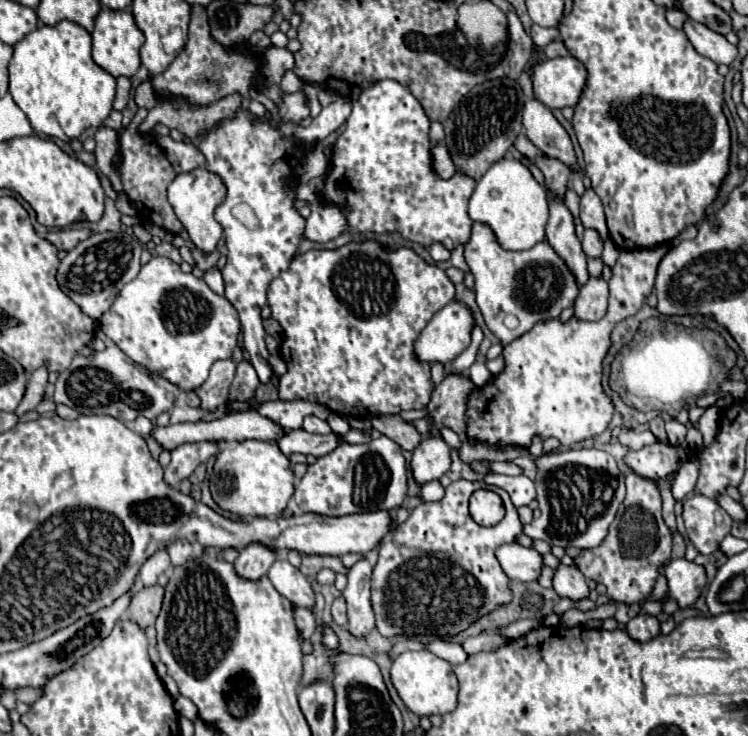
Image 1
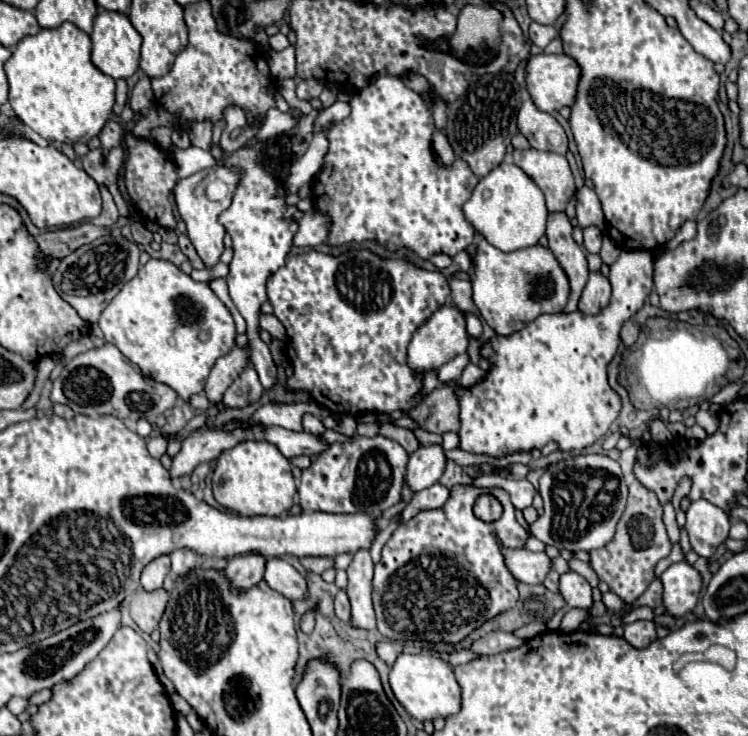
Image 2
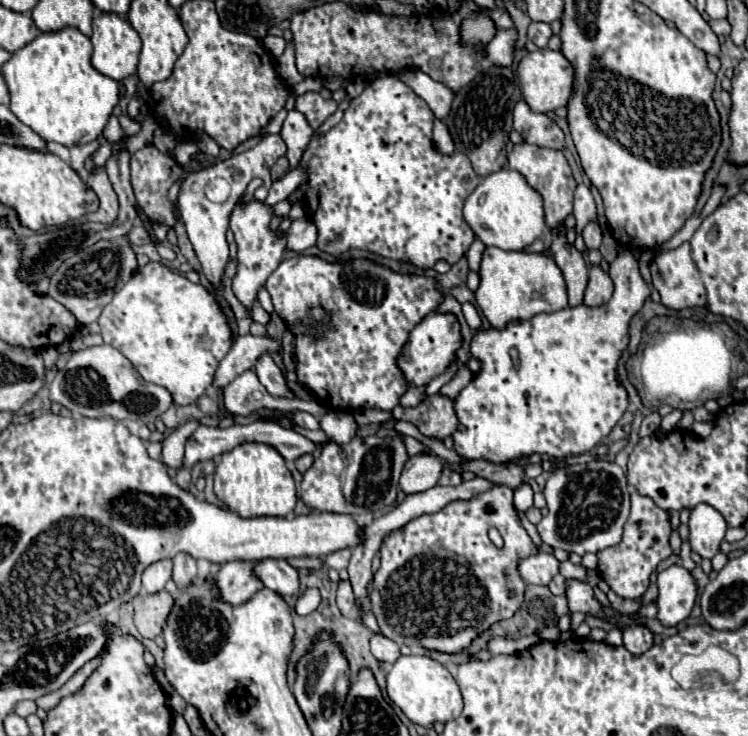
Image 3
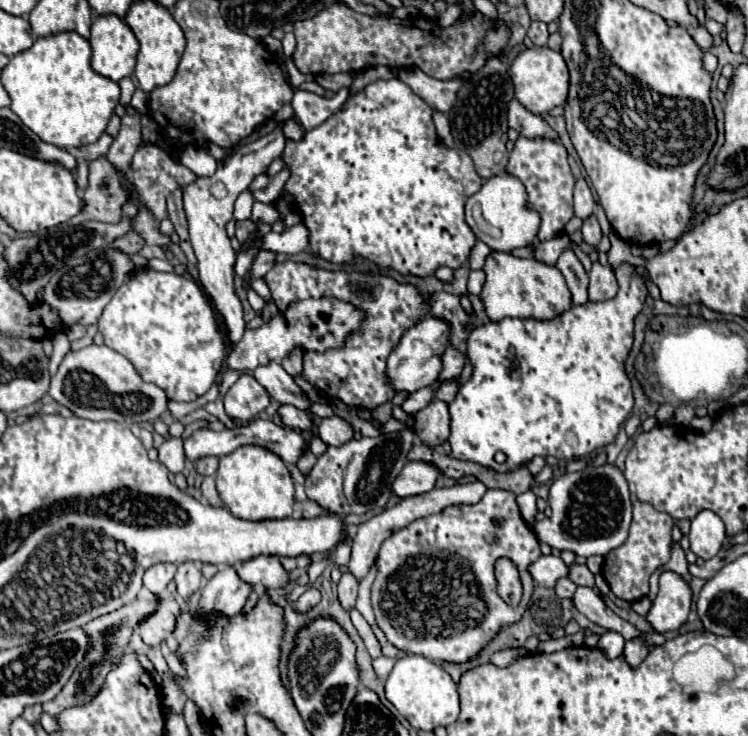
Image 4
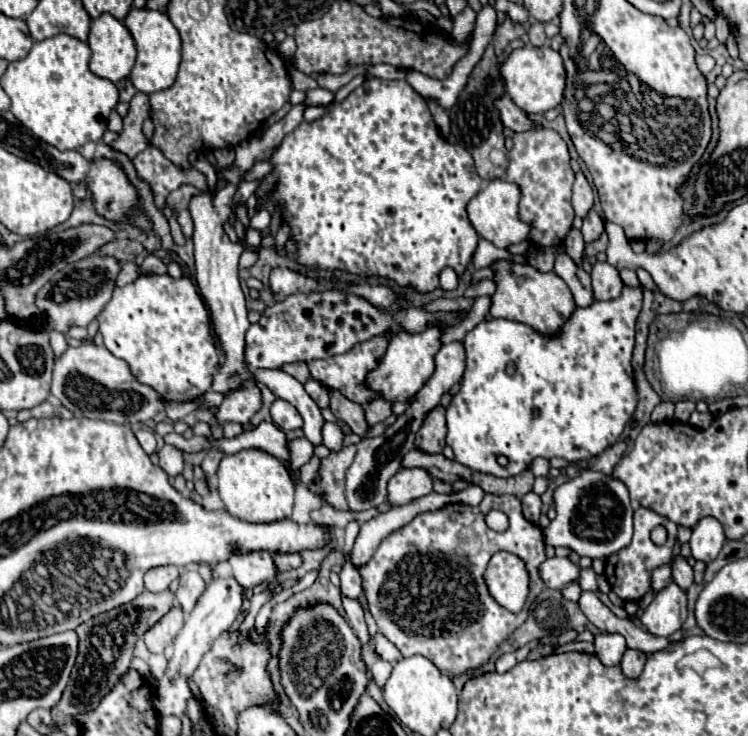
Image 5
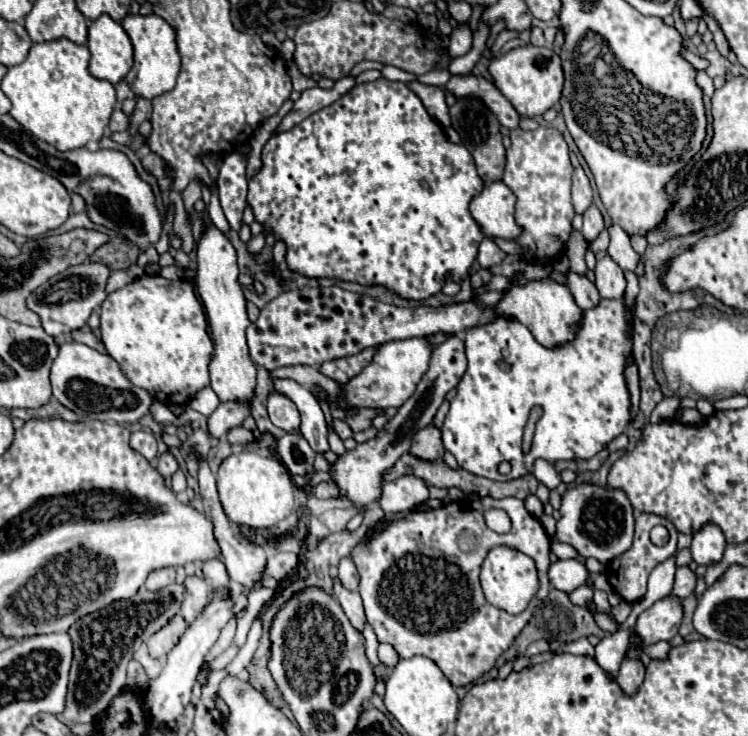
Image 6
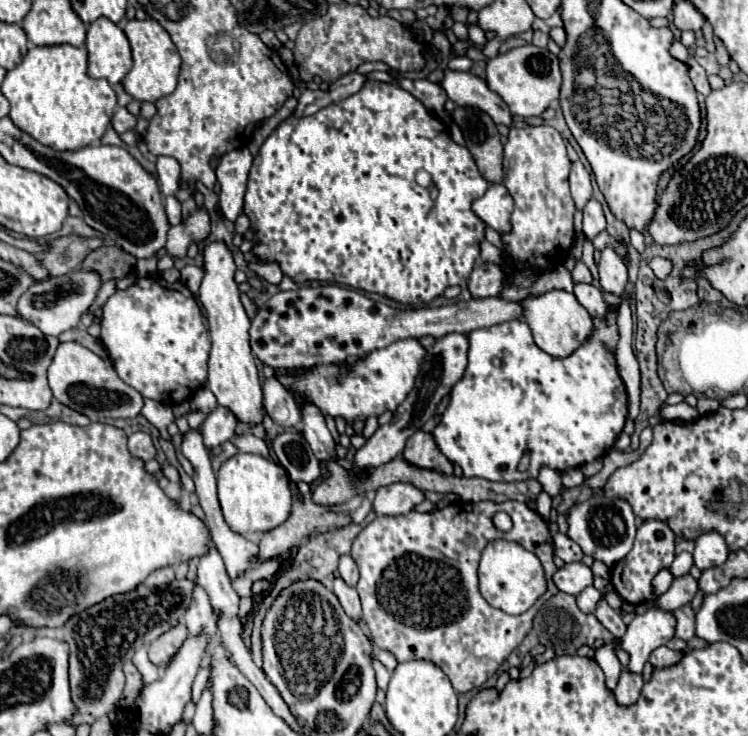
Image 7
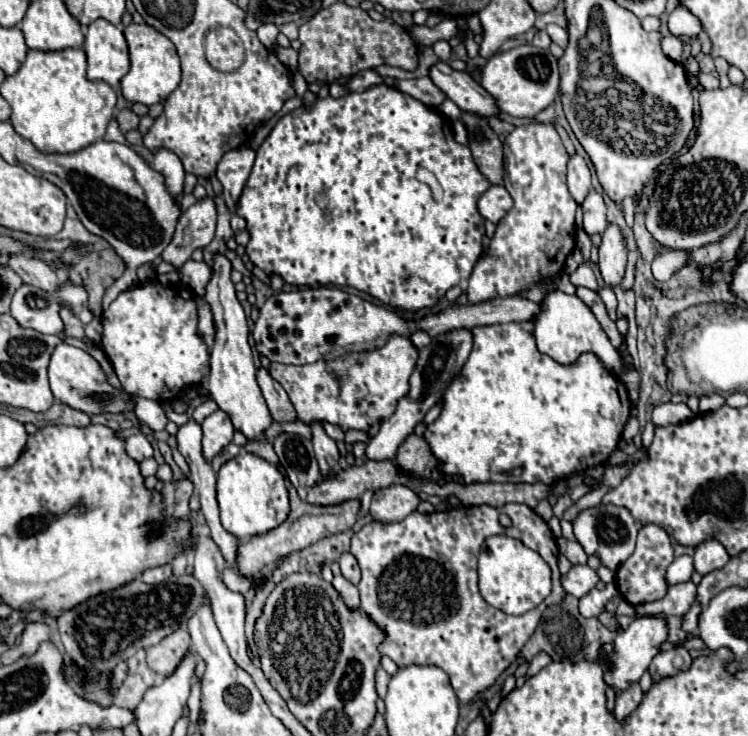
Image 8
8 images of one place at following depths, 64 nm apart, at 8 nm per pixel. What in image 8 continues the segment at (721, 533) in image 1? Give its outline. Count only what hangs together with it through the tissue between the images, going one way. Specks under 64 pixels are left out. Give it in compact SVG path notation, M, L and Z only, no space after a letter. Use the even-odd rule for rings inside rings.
M704 540L702 544L696 546L696 554L694 554L694 568L704 576L712 570L722 568L726 562L730 560L726 548L716 540Z

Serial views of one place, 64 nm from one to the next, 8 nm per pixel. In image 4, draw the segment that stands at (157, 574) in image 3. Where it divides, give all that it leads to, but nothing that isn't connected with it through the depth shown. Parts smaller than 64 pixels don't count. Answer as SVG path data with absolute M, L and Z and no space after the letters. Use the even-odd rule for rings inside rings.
M170 562L150 566L150 568L144 572L144 586L146 586L152 594L160 596L160 594L166 590L168 582L174 580L174 574L176 574L176 566L170 564Z

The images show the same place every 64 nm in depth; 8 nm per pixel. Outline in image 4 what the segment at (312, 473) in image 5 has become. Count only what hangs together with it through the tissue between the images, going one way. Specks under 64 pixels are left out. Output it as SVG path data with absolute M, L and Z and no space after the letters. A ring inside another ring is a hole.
M309 451L299 458L296 465L298 469L303 473L303 475L307 476L308 472L310 472L316 462L317 458L311 451Z

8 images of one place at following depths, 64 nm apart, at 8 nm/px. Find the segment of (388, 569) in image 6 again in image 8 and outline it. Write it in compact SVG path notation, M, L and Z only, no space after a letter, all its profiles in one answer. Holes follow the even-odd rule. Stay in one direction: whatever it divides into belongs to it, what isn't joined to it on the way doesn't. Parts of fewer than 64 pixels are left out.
M508 504L508 506L458 506L442 512L432 514L420 514L412 512L402 522L368 522L360 532L352 536L352 550L354 558L358 560L358 566L362 570L362 580L358 582L360 600L362 600L362 612L384 630L384 642L380 644L380 654L390 656L400 668L408 664L432 664L442 668L450 676L450 684L458 696L460 702L474 700L482 690L492 686L496 678L504 672L504 668L510 666L510 662L520 654L520 648L524 642L532 636L534 628L538 626L540 614L546 610L546 606L560 602L566 592L560 586L560 572L558 572L558 546L556 538L552 536L548 524L528 506L524 504ZM500 514L508 514L512 518L510 528L502 528L498 522ZM490 536L510 536L520 540L530 550L536 550L544 562L552 570L552 594L534 610L522 614L522 616L508 616L502 610L492 608L478 590L478 582L474 578L476 574L476 562L482 548L482 540Z

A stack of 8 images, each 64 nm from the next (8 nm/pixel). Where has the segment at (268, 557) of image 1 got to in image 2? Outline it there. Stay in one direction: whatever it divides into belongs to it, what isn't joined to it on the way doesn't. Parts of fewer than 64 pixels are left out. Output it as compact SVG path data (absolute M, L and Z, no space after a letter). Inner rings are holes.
M240 554L240 558L232 558L224 568L234 592L244 588L252 588L264 578L264 566L268 558L262 554Z

